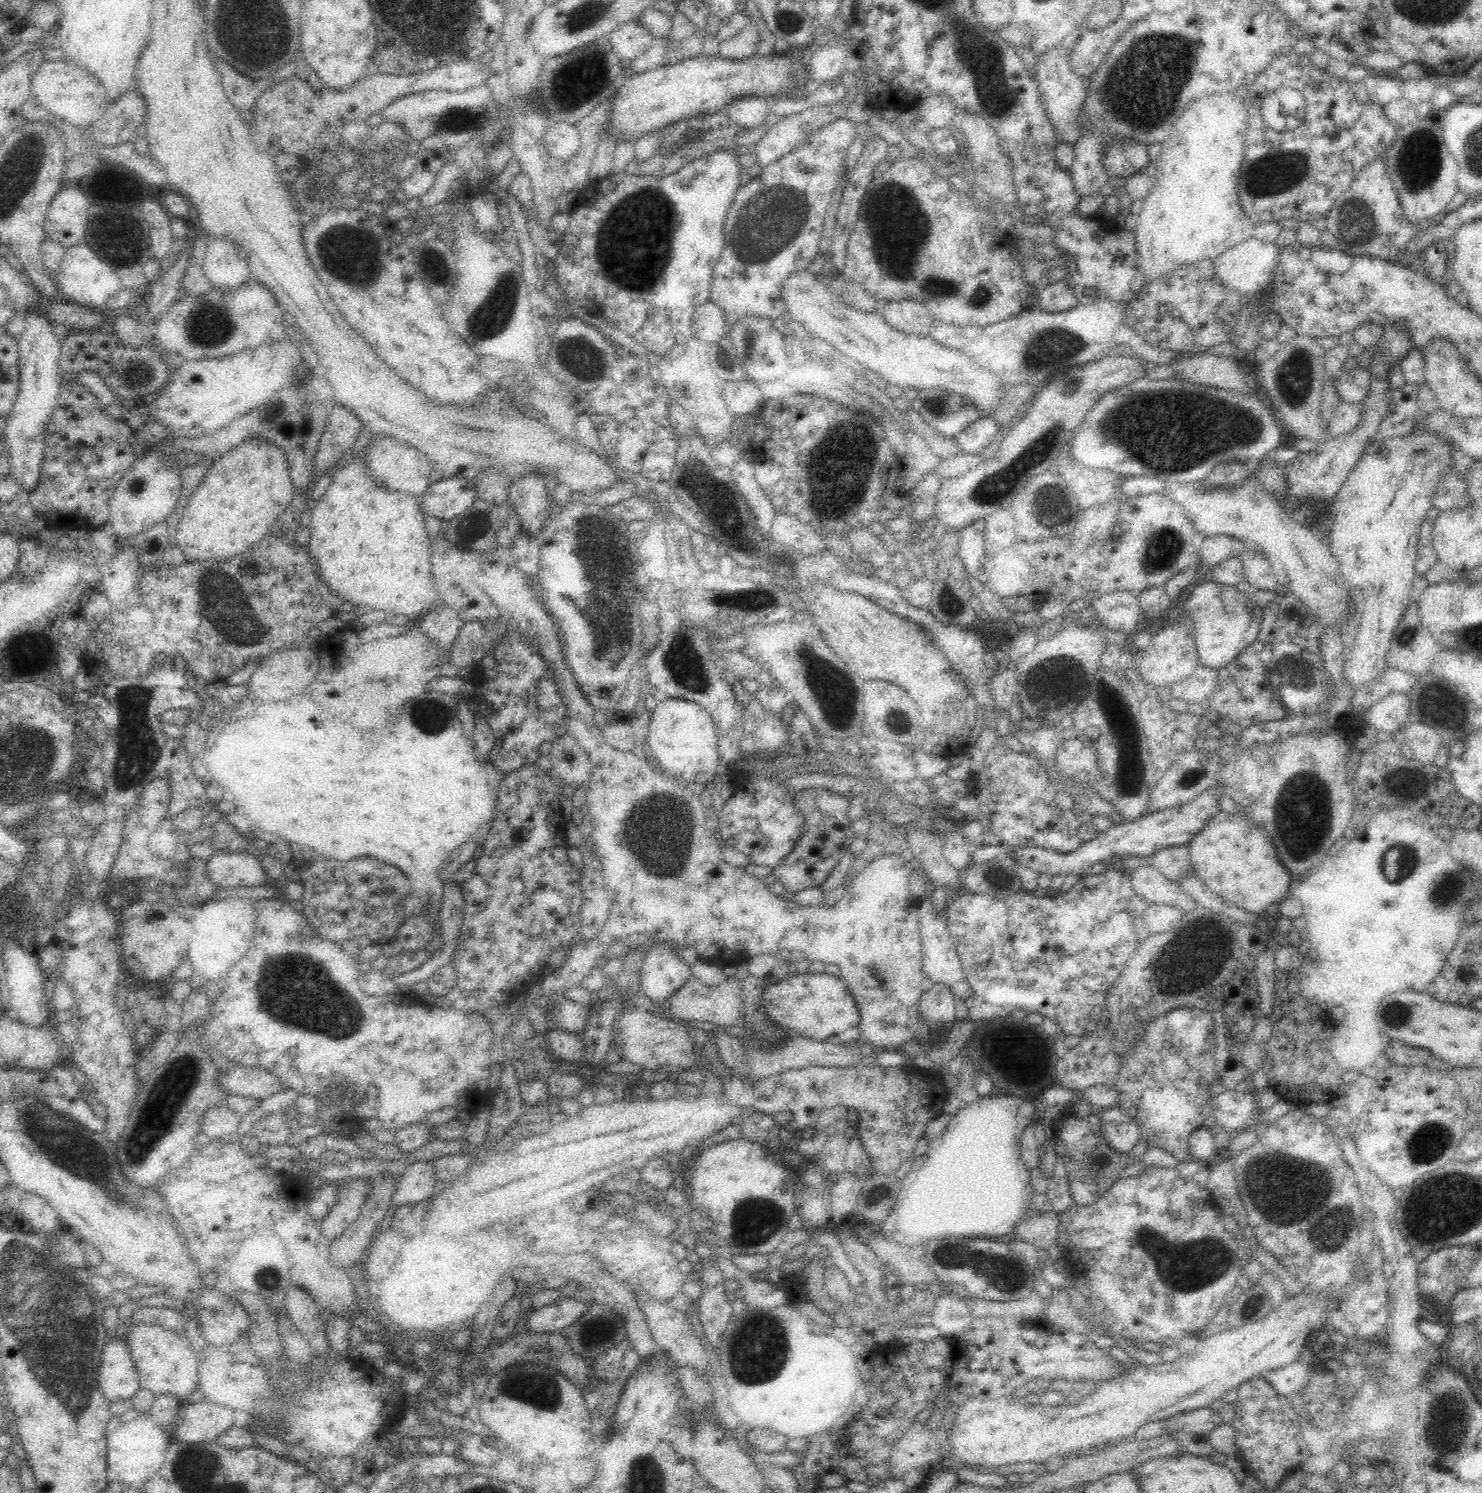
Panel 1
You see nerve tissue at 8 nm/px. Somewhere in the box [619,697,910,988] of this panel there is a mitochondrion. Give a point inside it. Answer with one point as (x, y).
(660, 827)

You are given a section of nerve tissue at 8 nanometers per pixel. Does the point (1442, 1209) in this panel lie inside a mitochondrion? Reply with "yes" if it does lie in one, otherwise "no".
yes

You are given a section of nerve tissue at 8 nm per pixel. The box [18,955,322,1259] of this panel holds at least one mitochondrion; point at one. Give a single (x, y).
(69, 1145)

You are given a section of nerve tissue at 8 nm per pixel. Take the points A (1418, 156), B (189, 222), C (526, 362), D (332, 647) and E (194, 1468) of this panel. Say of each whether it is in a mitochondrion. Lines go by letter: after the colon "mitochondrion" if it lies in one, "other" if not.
A: mitochondrion
B: other
C: other
D: other
E: mitochondrion

